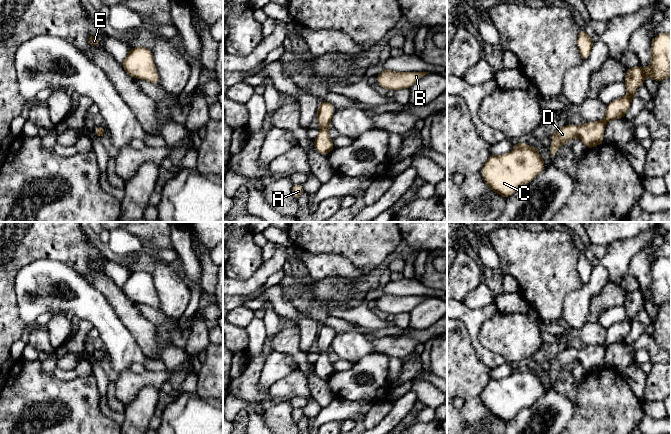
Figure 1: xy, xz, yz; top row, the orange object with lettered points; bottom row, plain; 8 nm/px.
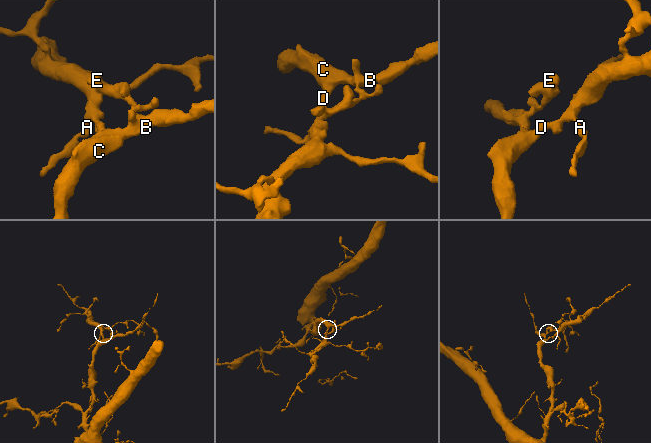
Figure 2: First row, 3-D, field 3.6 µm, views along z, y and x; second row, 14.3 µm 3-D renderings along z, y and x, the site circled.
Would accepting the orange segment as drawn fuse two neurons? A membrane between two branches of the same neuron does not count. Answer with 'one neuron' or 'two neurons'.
one neuron

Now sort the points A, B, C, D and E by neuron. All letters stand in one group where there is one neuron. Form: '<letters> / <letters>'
A B C D E

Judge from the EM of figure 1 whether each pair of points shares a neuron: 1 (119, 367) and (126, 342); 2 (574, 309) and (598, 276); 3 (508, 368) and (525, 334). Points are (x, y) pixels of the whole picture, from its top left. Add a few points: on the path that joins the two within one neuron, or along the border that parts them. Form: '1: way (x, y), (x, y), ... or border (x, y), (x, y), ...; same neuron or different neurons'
1: way (120, 361), (123, 348); same neuron
2: way (578, 301), (595, 284); same neuron
3: border (505, 361), (516, 366); different neurons

